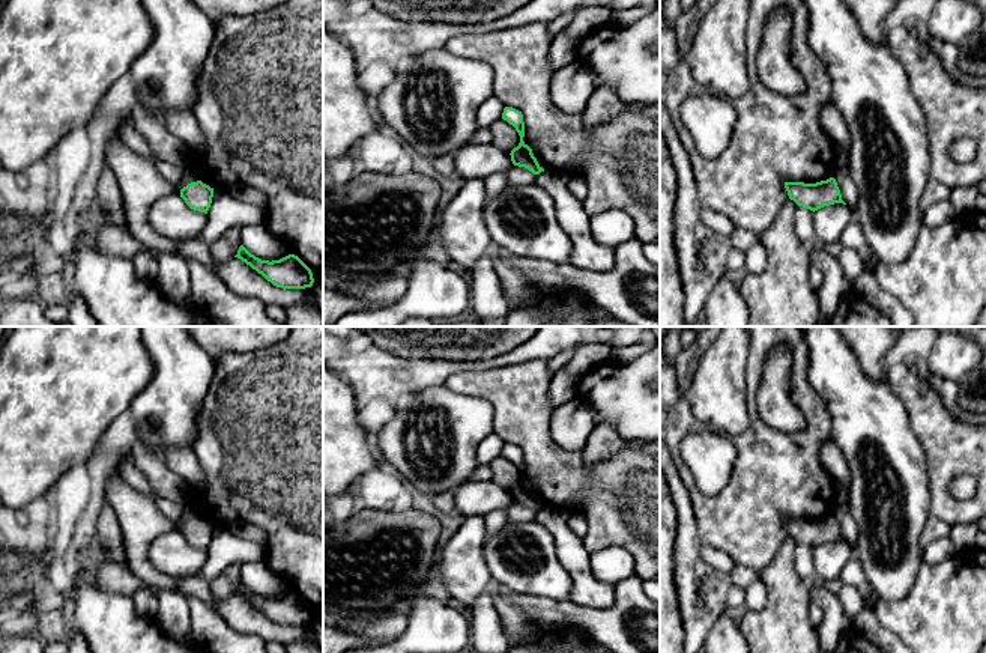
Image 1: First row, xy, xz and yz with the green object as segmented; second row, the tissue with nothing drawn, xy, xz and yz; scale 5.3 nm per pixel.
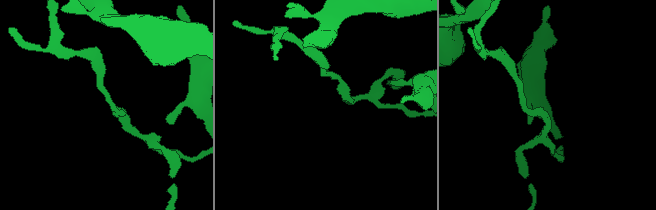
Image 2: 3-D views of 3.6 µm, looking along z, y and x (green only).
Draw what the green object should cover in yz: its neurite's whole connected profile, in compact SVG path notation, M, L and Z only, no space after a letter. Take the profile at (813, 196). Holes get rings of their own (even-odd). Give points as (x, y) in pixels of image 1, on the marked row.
M834 178L816 184L785 182L785 188L791 200L813 212L834 203L846 205Z

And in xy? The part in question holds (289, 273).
M240 245L234 257L250 265L277 287L305 289L314 283L311 269L295 254L269 262L256 257Z

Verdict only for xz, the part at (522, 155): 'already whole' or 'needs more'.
already whole

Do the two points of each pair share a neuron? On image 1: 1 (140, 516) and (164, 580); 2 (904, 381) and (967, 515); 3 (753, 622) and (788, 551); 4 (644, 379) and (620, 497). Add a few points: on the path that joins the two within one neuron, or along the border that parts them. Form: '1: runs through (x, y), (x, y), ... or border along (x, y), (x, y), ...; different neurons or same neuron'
1: runs through (140, 533), (140, 561), (148, 569); same neuron
2: runs through (928, 416), (940, 434), (940, 485); same neuron
3: runs through (773, 610), (782, 601), (782, 570); same neuron
4: border along (624, 443), (644, 446); different neurons

